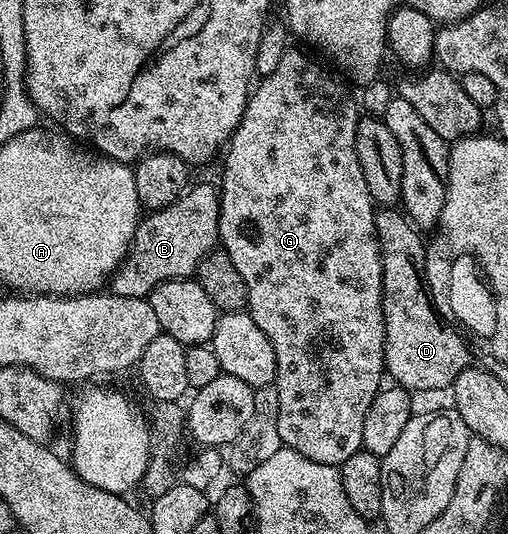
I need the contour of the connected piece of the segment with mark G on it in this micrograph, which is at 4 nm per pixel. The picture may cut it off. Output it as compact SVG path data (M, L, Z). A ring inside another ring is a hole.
M290 47L283 59L279 59L279 67L264 74L260 80L250 92L241 122L229 138L223 153L225 174L222 175L221 181L219 180L219 245L227 255L231 255L231 263L235 263L239 275L243 275L243 283L247 283L249 316L255 319L259 331L263 331L263 335L271 339L271 347L275 347L275 384L279 391L279 439L282 446L294 449L296 453L315 463L339 467L347 459L351 459L351 455L362 452L363 415L367 415L371 399L375 399L377 390L382 388L381 377L383 378L385 373L385 312L381 306L381 248L377 242L375 227L375 202L367 191L367 179L363 179L363 171L355 155L359 109L356 104L353 106L353 101L345 90L346 82L336 81L327 70L320 69L307 54L300 53L297 47Z

